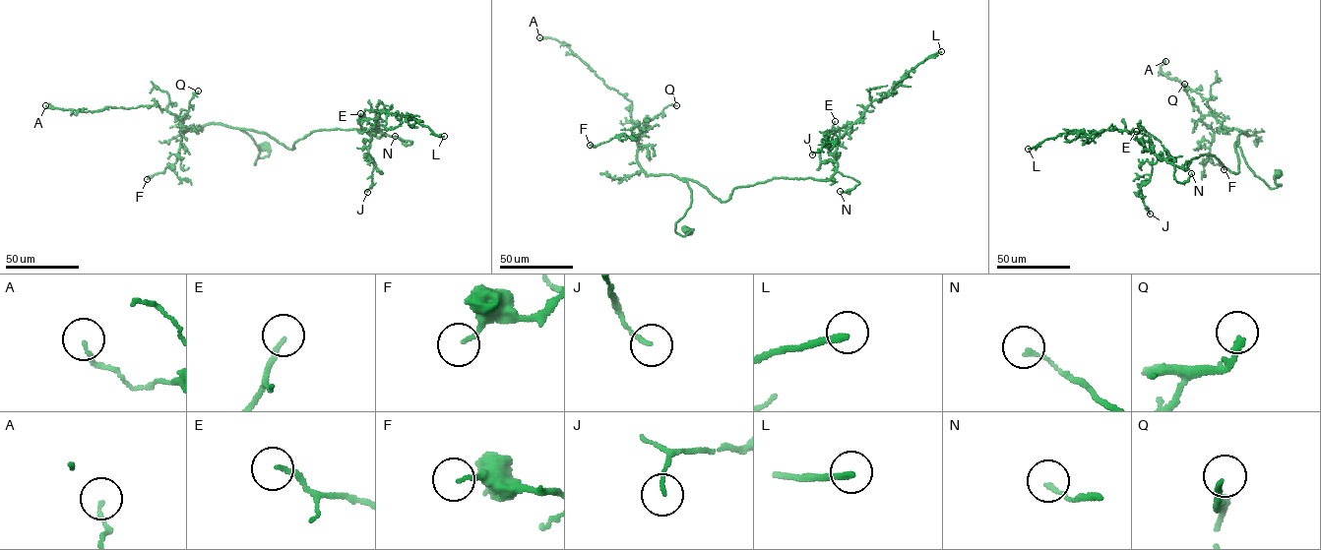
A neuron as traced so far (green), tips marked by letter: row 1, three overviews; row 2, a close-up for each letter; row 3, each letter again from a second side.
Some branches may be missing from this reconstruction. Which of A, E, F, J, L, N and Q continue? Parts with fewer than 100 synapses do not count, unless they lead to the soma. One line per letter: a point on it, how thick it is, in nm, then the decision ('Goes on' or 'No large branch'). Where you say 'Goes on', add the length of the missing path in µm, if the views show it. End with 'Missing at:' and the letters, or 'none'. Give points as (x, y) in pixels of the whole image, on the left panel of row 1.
A: Place: (45, 105). Thickness 110 nm. No large branch
E: Place: (360, 113). Thickness 150 nm. No large branch
F: Place: (147, 179). Thickness 120 nm. No large branch
J: Place: (367, 192). Thickness 130 nm. No large branch
L: Place: (444, 136). Thickness 240 nm. Goes on. Missing length about 50 µm
N: Place: (395, 136). Thickness 140 nm. No large branch
Q: Place: (198, 91). Thickness 190 nm. No large branch
Missing at: L

